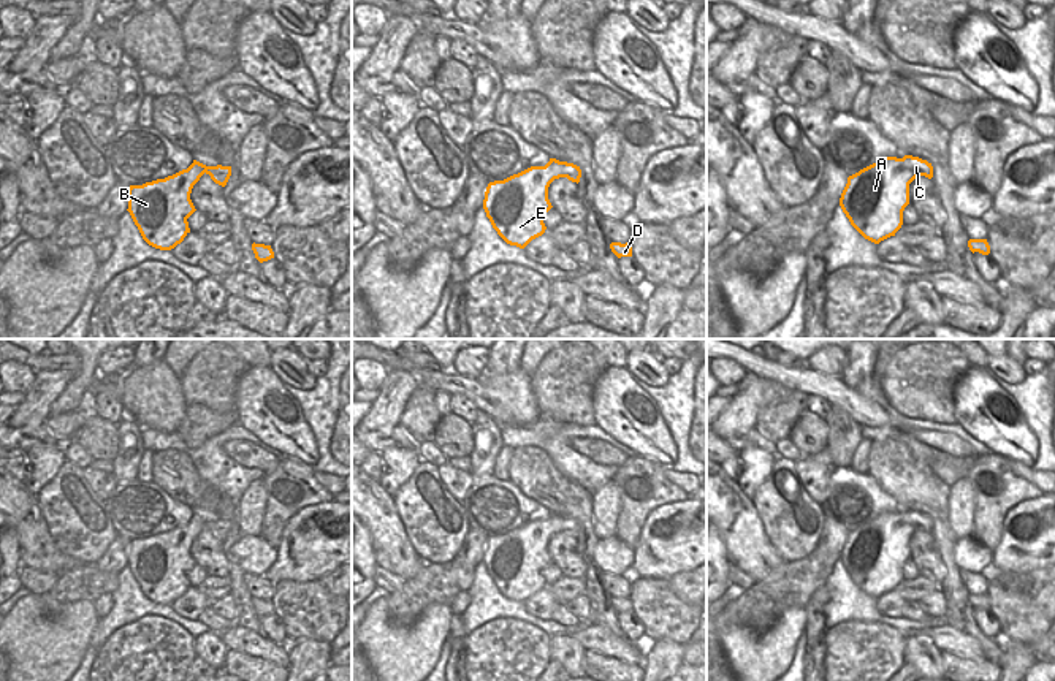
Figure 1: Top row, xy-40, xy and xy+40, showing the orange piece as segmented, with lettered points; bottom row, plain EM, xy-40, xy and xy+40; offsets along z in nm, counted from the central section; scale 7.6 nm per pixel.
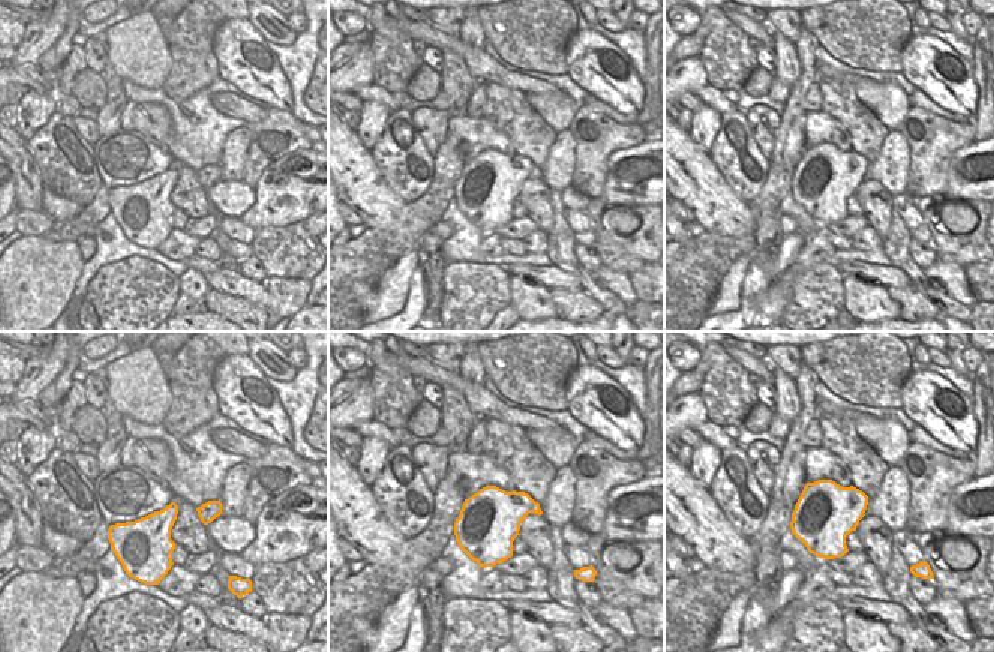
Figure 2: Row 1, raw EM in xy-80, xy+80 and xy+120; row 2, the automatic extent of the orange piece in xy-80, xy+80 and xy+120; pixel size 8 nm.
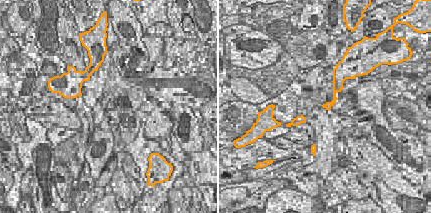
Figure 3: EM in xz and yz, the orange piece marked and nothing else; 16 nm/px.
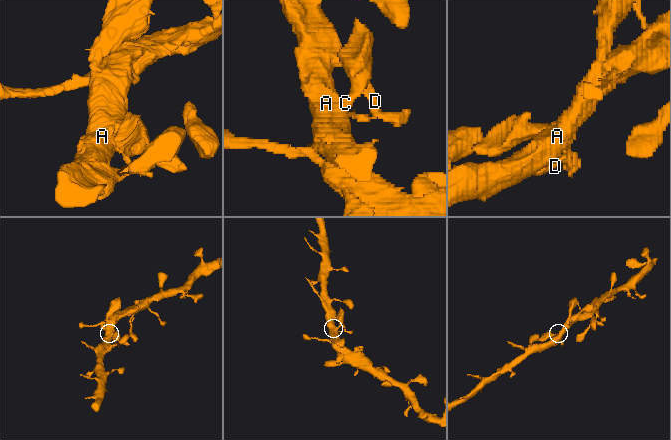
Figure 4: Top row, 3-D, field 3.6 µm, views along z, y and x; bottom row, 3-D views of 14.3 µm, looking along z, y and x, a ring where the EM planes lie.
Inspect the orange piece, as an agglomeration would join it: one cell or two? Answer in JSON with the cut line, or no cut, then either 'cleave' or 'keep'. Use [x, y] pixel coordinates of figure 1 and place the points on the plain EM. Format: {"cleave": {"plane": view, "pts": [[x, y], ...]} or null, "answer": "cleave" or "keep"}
{"cleave": null, "answer": "keep"}

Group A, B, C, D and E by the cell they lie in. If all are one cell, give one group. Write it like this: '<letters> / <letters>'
A B C D E

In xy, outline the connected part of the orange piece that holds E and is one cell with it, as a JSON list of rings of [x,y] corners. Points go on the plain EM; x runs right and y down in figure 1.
[[[550,513],[545,521],[531,521],[504,535],[489,537],[485,546],[483,564],[497,589],[510,600],[524,603],[532,594],[542,591],[547,584],[543,570],[553,562],[548,554],[548,542],[554,534],[567,532],[580,537],[580,521]]]

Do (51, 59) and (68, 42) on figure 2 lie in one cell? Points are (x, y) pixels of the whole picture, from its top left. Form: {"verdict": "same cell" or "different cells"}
{"verdict": "same cell"}

